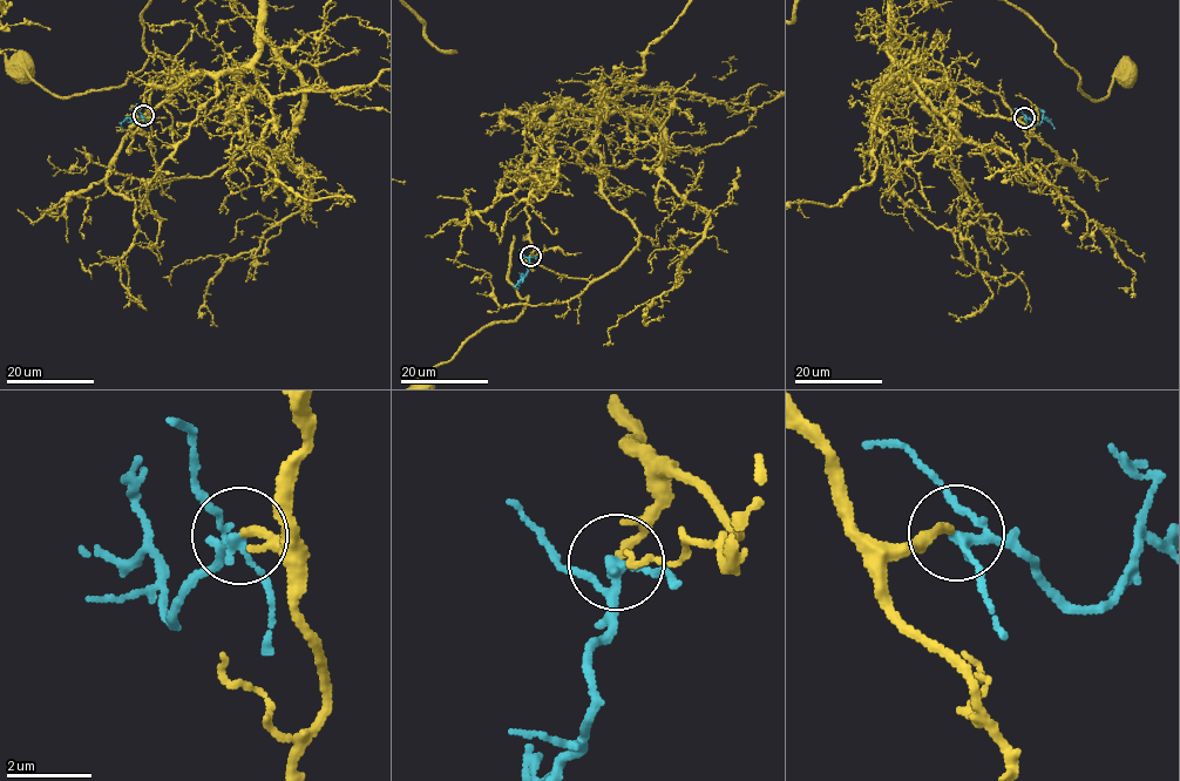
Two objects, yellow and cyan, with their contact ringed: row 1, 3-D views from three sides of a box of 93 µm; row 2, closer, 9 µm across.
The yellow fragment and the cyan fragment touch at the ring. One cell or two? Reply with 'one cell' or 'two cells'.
one cell

